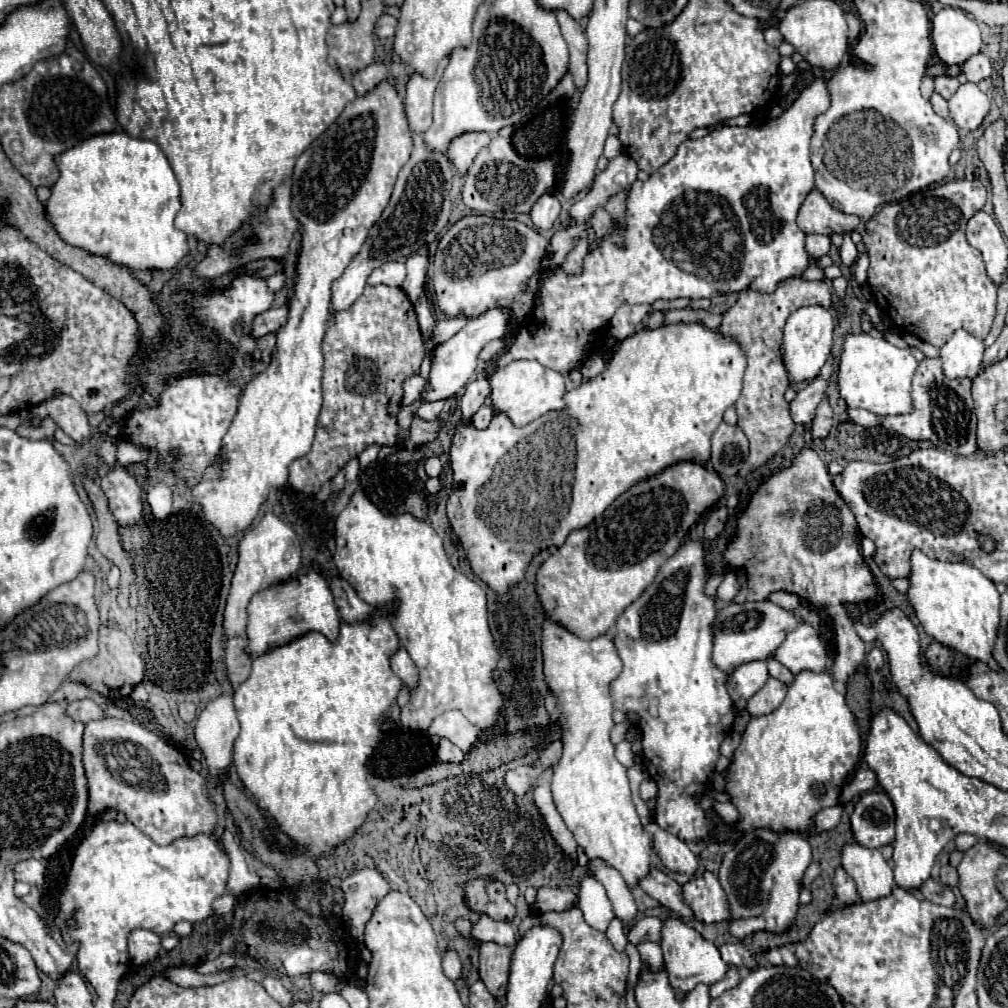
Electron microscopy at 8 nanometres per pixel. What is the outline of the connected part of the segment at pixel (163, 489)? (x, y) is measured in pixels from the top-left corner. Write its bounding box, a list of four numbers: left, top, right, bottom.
[146,482,172,522]

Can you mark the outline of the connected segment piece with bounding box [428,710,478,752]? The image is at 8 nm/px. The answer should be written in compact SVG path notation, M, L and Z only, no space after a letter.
M450 710L450 712L444 712L442 716L434 718L434 722L430 724L428 732L432 736L448 738L462 752L468 752L476 744L476 740L478 740L478 728L472 726L464 718L464 714L458 712L458 710Z

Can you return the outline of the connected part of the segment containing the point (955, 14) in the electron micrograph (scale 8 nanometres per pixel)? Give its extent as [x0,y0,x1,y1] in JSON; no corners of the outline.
[932,8,982,66]

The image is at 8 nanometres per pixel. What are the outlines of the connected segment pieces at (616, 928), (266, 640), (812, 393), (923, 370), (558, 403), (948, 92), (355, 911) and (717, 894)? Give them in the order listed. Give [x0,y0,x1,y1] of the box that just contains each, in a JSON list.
[[606,917,628,952],[248,570,340,656],[790,360,834,424],[880,358,976,456],[490,360,564,426],[934,76,960,100],[340,868,390,940],[682,872,730,924]]

